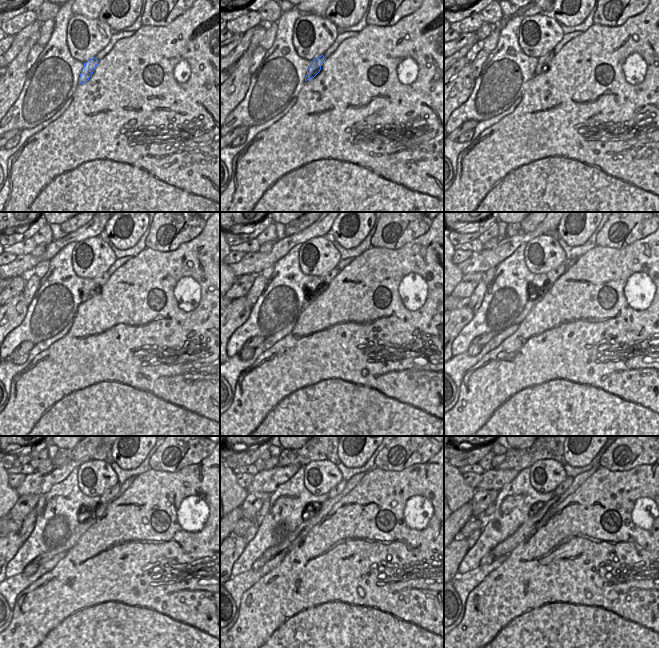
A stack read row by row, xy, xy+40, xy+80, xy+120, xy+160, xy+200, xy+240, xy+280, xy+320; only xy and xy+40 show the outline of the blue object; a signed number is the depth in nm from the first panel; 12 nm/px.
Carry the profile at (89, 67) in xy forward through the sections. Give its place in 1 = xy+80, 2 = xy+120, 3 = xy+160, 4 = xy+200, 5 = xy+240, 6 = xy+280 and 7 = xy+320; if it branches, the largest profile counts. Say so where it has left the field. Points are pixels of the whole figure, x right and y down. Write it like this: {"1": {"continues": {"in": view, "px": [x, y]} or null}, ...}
{"1": {"continues": {"in": "xy+80", "px": [543, 62]}}, "2": {"continues": {"in": "xy+120", "px": [99, 281]}}, "3": {"continues": {"in": "xy+160", "px": [329, 276]}}, "4": {"continues": {"in": "xy+200", "px": [553, 275]}}, "5": {"continues": {"in": "xy+240", "px": [112, 493]}}, "6": {"continues": {"in": "xy+280", "px": [336, 490]}}, "7": {"continues": {"in": "xy+320", "px": [562, 487]}}}

